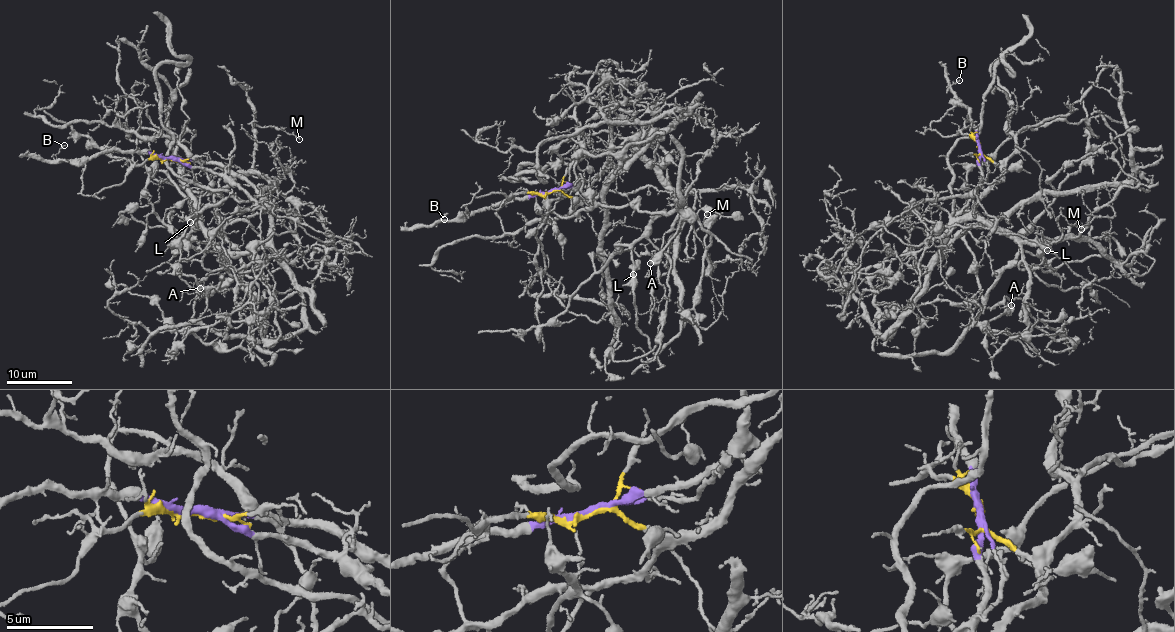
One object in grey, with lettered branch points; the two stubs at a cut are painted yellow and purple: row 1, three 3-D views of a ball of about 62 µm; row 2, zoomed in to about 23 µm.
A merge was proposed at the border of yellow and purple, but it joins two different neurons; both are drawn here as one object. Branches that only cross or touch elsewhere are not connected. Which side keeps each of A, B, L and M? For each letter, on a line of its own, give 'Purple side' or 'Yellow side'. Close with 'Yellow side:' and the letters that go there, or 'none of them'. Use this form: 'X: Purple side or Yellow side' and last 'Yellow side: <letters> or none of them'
A: Yellow side
B: Purple side
L: Yellow side
M: Yellow side
Yellow side: A, L, M

